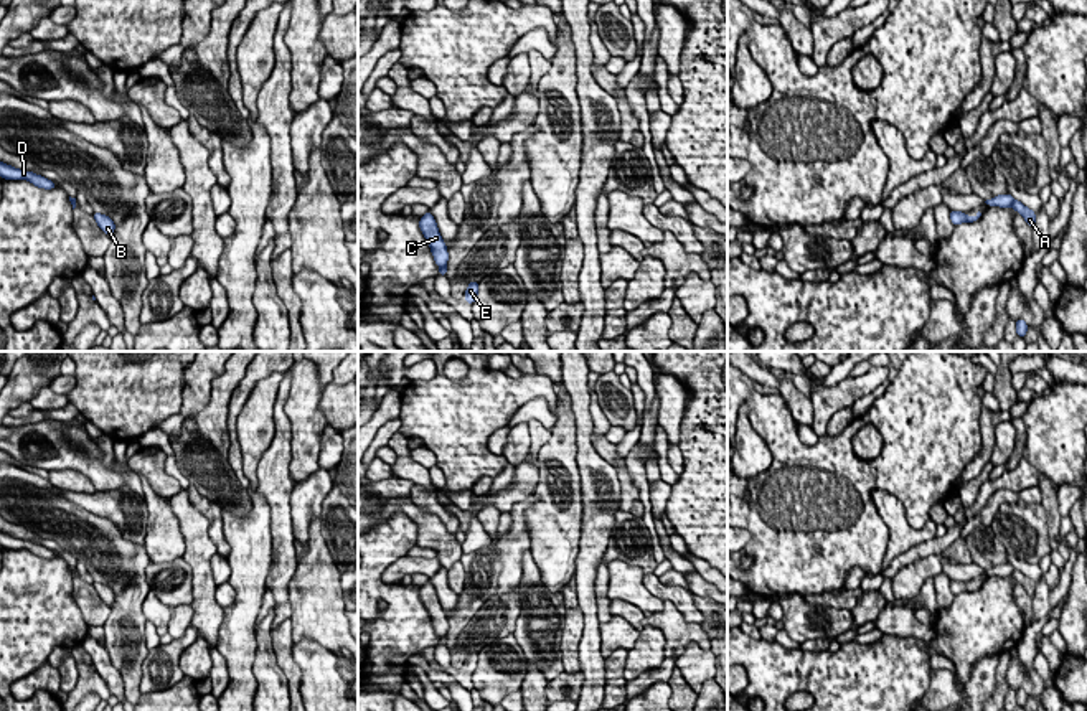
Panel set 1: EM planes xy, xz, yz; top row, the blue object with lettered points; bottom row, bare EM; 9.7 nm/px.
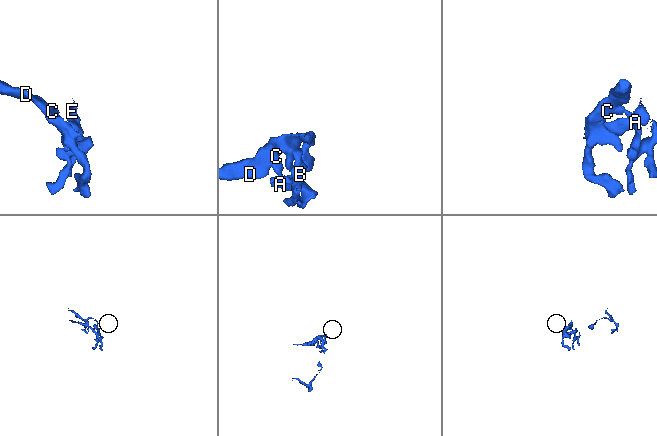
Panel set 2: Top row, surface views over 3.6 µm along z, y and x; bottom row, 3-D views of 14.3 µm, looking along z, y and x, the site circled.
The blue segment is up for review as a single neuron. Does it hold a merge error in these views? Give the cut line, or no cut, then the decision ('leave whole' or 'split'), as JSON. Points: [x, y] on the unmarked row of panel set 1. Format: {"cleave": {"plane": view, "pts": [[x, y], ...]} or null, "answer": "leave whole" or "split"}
{"cleave": {"plane": "yz", "pts": [[1015, 569], [1011, 573]]}, "answer": "split"}

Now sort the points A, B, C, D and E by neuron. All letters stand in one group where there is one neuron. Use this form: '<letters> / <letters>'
A B E / C D

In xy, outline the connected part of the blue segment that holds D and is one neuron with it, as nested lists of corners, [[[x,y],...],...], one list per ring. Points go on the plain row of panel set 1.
[[[0,531],[0,546],[5,549],[28,549],[35,556],[45,558],[45,559],[56,558],[56,554],[51,549],[48,549],[41,544],[36,544],[33,541],[15,538],[15,536],[7,534],[3,531]]]

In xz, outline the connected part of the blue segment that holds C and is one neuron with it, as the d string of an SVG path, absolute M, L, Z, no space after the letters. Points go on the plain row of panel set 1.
M431 581L419 589L419 597L431 615L435 633L440 638L445 637L449 630L447 615L439 602L437 592Z

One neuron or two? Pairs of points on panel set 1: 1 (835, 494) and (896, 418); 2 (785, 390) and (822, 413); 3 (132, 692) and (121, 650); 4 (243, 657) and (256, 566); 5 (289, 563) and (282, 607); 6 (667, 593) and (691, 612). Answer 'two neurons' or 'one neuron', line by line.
1: one neuron
2: two neurons
3: one neuron
4: one neuron
5: one neuron
6: one neuron

